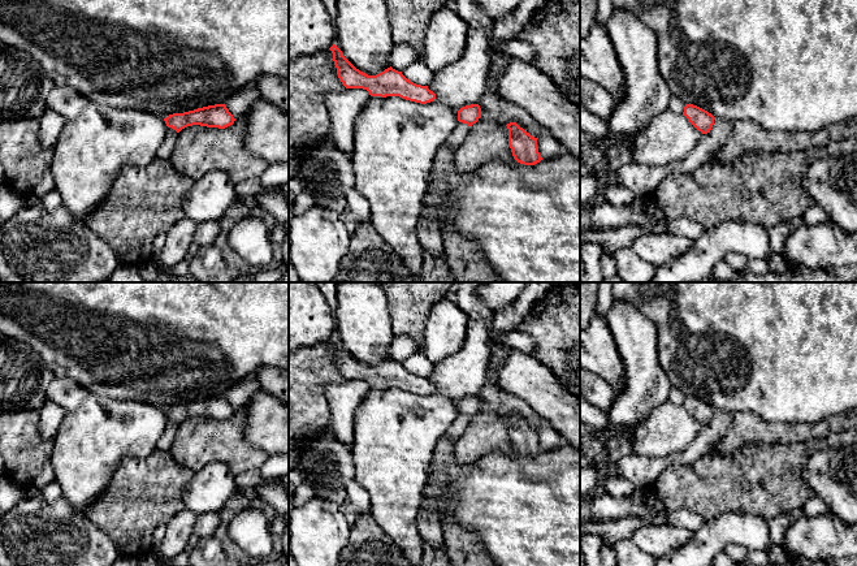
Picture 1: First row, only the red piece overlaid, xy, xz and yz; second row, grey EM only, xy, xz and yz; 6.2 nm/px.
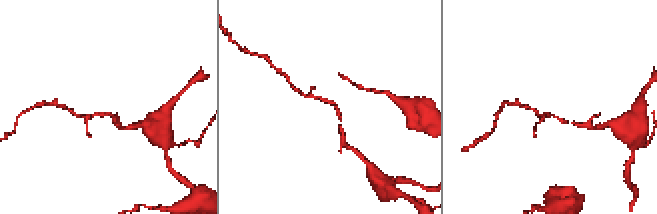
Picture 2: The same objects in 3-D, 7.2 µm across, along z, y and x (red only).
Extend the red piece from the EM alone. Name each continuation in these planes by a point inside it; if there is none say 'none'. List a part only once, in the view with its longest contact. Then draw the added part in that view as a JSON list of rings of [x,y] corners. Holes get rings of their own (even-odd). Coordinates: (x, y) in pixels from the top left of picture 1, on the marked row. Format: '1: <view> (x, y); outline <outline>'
none

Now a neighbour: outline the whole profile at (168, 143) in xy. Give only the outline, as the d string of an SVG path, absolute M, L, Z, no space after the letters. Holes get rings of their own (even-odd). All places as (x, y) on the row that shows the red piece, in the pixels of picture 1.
M168 128L166 134L157 150L157 159L170 160L172 152L176 146L177 135L178 133L174 129Z

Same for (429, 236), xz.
M429 183L424 198L424 208L417 224L417 241L423 251L438 258L443 254L443 242L440 225L432 221L432 213L442 204L445 195L443 185Z

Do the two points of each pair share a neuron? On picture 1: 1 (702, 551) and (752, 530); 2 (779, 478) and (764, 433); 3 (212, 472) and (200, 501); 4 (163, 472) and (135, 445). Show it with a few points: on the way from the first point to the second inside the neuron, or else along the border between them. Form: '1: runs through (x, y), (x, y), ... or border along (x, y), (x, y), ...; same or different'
1: runs through (714, 539), (723, 530), (740, 530); same
2: border along (797, 441), (787, 444), (754, 444), (751, 446); different
3: runs through (212, 479), (212, 485), (203, 495); same
4: border along (156, 449), (145, 457), (125, 457), (117, 467); different

